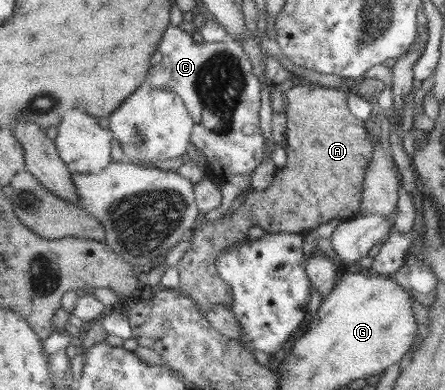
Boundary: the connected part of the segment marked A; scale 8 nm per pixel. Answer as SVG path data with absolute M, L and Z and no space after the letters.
M300 81L296 82L285 94L287 94L287 105L283 112L287 117L288 142L285 167L277 168L273 182L266 190L250 190L245 193L245 202L234 211L229 211L223 218L213 222L207 222L206 219L201 218L189 234L193 245L177 264L179 272L177 290L193 297L203 313L215 303L221 303L228 308L233 304L231 286L219 276L215 262L221 251L247 240L247 232L252 226L260 226L265 232L270 233L303 233L305 230L314 230L321 224L327 224L329 220L336 218L344 221L360 214L364 178L373 158L377 139L367 132L364 121L349 110L346 88L325 88Z

